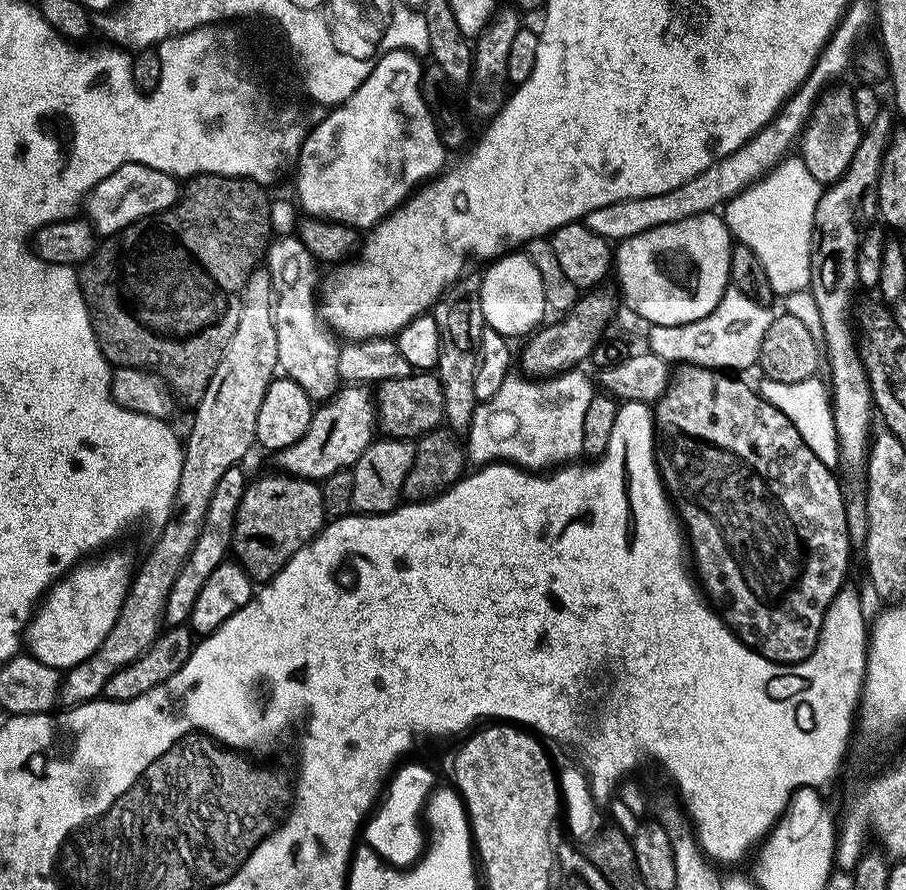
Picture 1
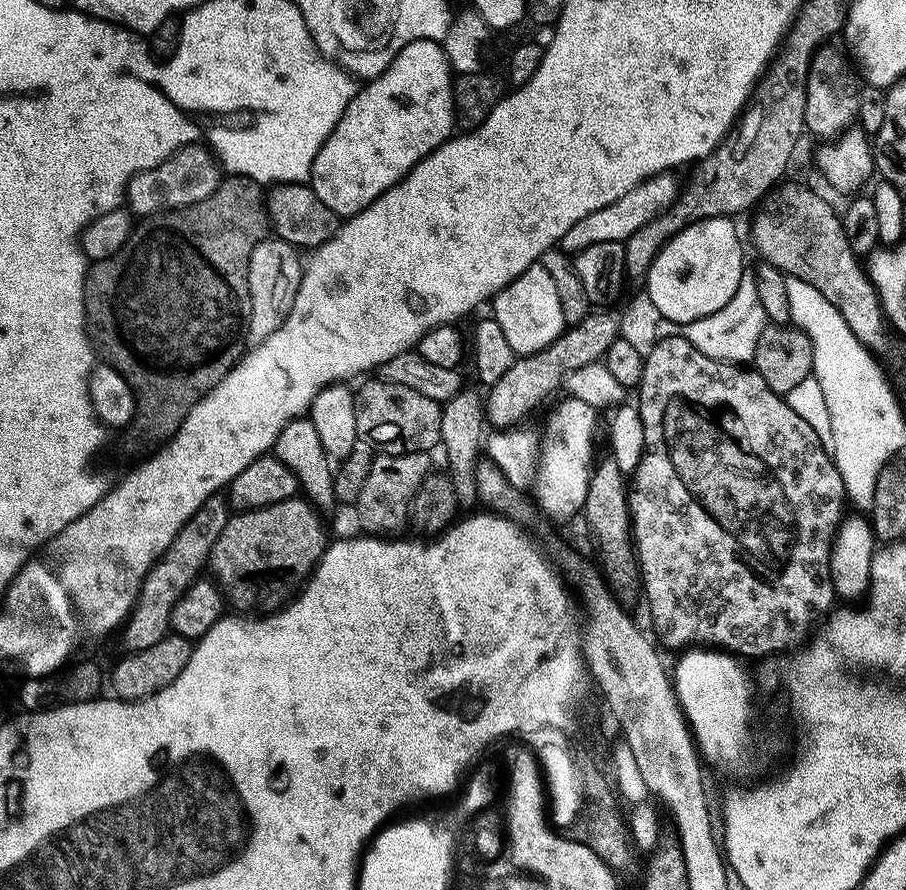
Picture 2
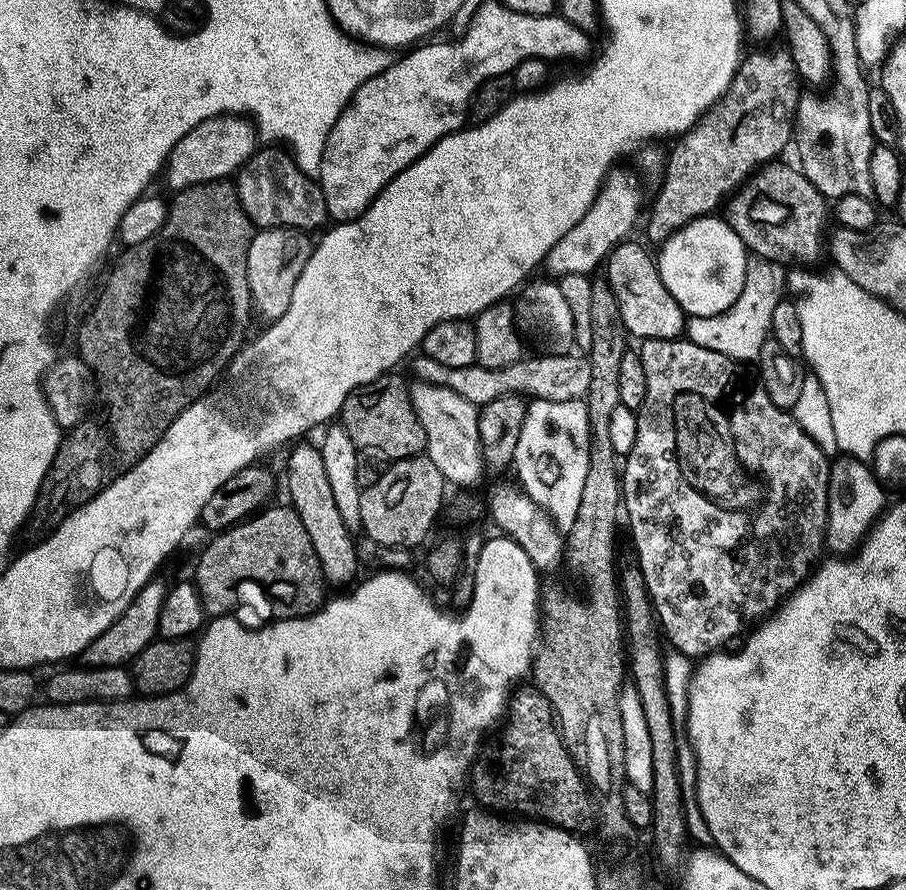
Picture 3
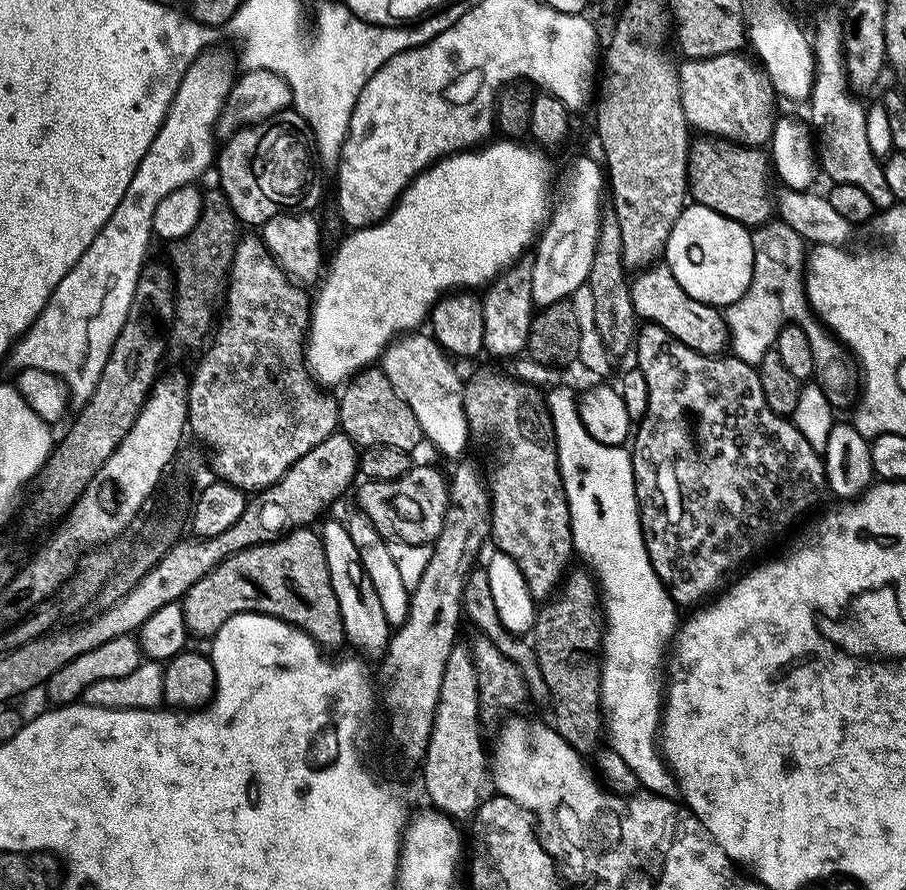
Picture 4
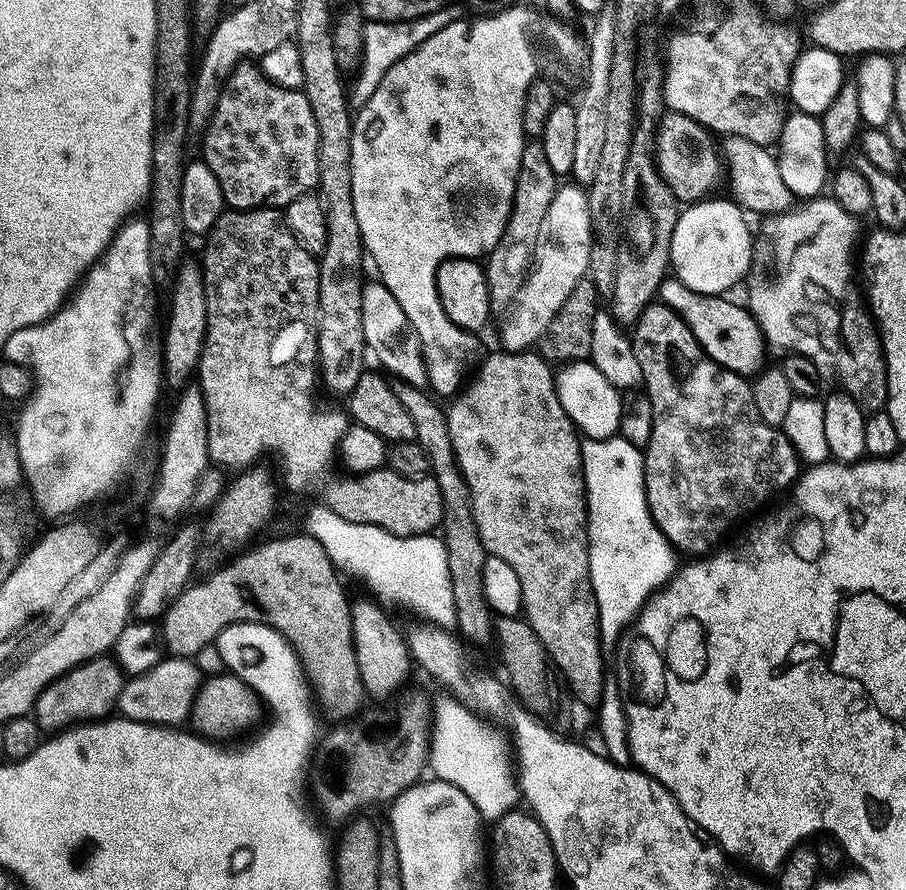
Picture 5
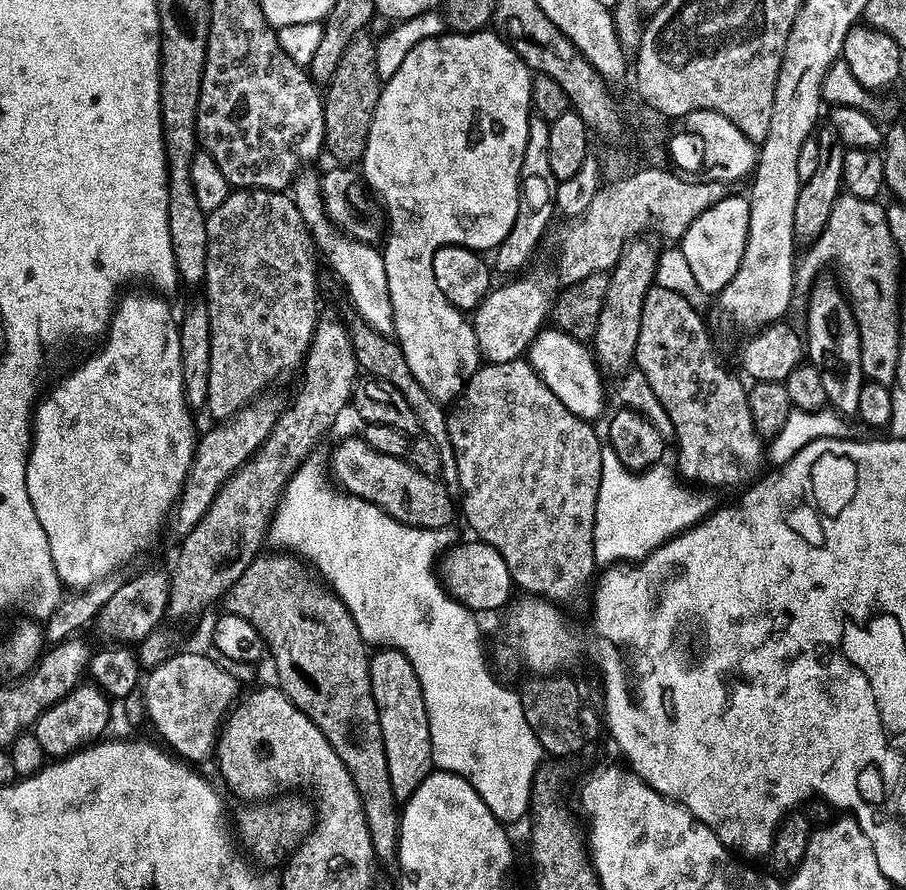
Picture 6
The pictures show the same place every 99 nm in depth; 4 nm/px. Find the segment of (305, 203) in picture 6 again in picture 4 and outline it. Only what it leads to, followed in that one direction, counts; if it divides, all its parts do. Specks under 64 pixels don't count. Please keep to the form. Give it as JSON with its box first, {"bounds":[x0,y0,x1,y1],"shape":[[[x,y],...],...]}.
{"bounds":[382,334,470,460],"shape":[[[404,334],[393,340],[384,352],[382,367],[398,398],[402,398],[402,402],[414,410],[414,418],[418,418],[418,426],[422,426],[425,441],[429,445],[432,443],[442,455],[456,460],[467,450],[470,441],[464,409],[466,384],[463,379],[460,381],[456,373],[457,365],[435,339],[428,334],[420,335]]]}

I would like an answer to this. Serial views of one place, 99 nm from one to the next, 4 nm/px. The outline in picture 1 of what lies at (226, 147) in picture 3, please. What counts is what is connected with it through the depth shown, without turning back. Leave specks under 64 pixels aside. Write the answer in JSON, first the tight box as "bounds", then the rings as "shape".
{"bounds":[86,164,182,238],"shape":[[[127,164],[92,191],[86,201],[86,216],[101,237],[111,238],[139,221],[171,211],[181,198],[182,186],[177,177],[141,164]]]}

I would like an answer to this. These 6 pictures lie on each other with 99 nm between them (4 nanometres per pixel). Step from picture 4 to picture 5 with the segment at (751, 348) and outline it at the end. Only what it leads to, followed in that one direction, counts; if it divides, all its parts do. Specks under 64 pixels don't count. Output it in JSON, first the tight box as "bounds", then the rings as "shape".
{"bounds":[746,198,888,414],"shape":[[[817,198],[801,203],[782,216],[767,217],[763,223],[764,232],[772,243],[772,256],[776,259],[776,265],[772,268],[772,280],[758,285],[746,304],[764,331],[767,347],[792,348],[799,342],[800,332],[804,336],[813,336],[820,340],[825,354],[832,359],[836,376],[844,387],[841,388],[843,395],[854,398],[865,414],[885,411],[888,406],[888,363],[884,357],[884,342],[871,311],[866,307],[862,288],[856,285],[858,249],[862,244],[861,217],[842,210],[836,200]]]}

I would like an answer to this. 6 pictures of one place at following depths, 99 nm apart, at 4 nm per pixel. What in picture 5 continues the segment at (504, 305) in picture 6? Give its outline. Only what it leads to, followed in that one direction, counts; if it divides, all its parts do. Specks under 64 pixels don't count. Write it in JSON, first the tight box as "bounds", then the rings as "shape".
{"bounds":[500,186,594,352],"shape":[[[580,186],[561,187],[554,198],[554,203],[546,213],[546,223],[542,225],[542,238],[538,242],[536,263],[532,265],[532,273],[528,275],[526,286],[522,286],[520,297],[516,299],[507,313],[508,321],[500,332],[500,340],[510,352],[527,352],[539,345],[540,339],[546,334],[549,326],[558,317],[559,312],[567,304],[567,300],[581,291],[580,283],[586,280],[594,263],[594,221],[592,207],[588,204],[588,193]]]}

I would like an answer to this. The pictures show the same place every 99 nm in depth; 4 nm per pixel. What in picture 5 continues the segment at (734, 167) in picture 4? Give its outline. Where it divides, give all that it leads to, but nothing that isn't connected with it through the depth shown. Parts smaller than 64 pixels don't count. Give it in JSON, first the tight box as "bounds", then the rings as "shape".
{"bounds":[654,111,726,206],"shape":[[[669,111],[663,120],[654,136],[654,159],[660,176],[681,205],[691,206],[715,197],[720,183],[723,185],[726,180],[726,160],[712,141],[713,133],[677,112]]]}

